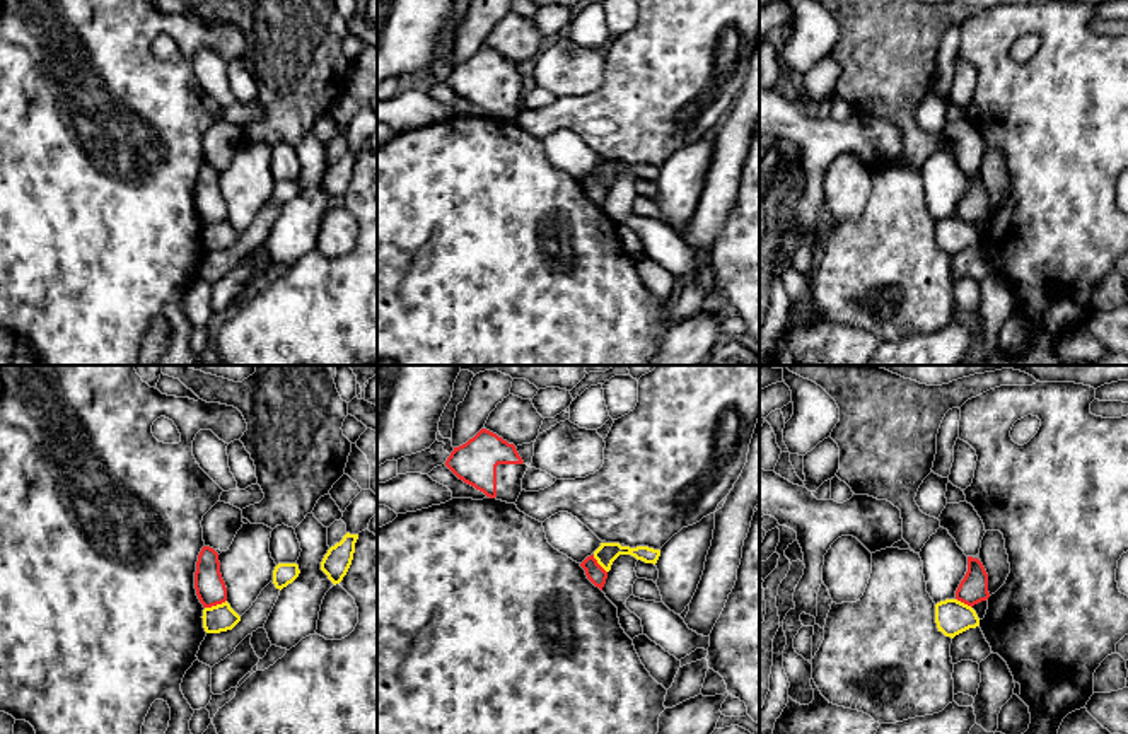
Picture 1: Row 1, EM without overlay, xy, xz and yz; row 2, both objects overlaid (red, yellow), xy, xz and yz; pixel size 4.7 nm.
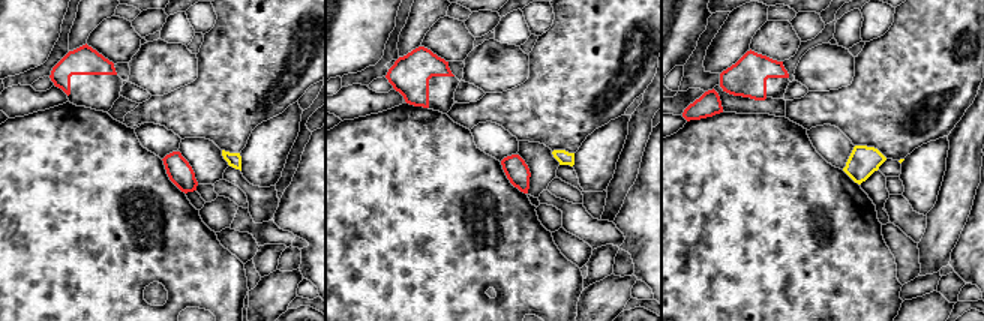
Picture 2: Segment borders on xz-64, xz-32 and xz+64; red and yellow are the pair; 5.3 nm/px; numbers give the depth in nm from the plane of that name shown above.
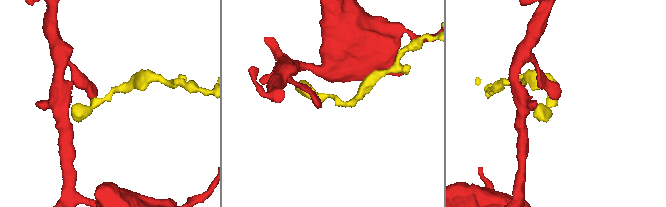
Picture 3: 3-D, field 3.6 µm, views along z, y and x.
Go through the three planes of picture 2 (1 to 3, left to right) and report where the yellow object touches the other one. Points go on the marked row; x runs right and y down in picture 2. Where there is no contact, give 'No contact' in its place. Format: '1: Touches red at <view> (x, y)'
1: No contact
2: No contact
3: No contact

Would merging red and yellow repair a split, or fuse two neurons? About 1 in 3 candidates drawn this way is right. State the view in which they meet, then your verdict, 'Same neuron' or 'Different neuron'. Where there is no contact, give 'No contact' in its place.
Touches red in xy. Different neuron

